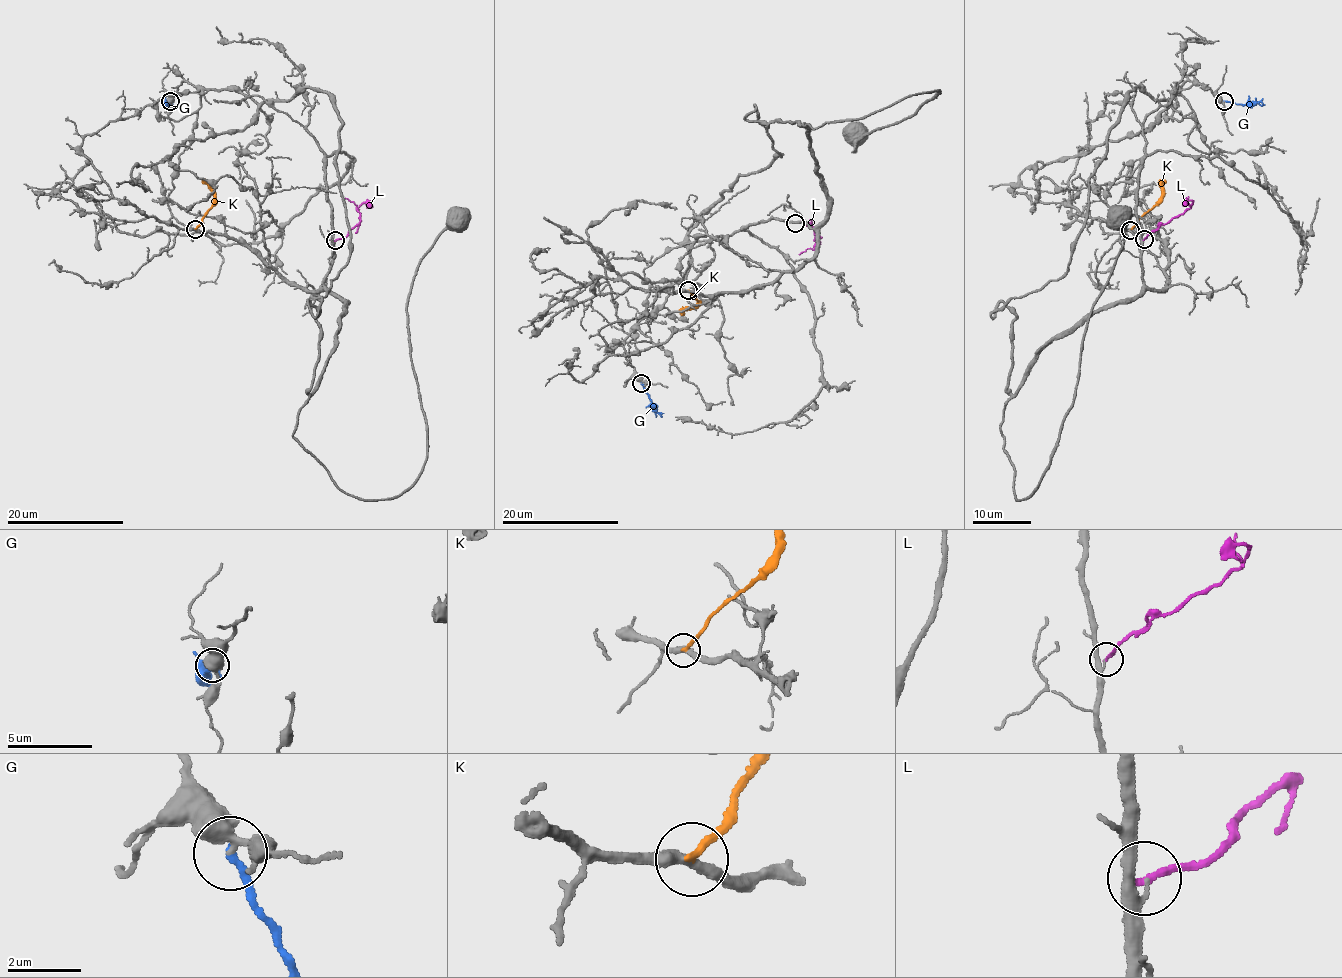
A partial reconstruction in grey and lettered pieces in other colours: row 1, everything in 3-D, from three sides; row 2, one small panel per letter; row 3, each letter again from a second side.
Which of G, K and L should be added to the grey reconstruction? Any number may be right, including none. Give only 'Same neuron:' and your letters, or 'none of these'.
Same neuron: G

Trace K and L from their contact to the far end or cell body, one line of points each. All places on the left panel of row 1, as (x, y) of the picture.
K: (195, 229), (207, 213), (214, 196), (214, 189), (203, 178)
L: (334, 240), (347, 237), (358, 225), (357, 210), (361, 205), (367, 202), (370, 207)

